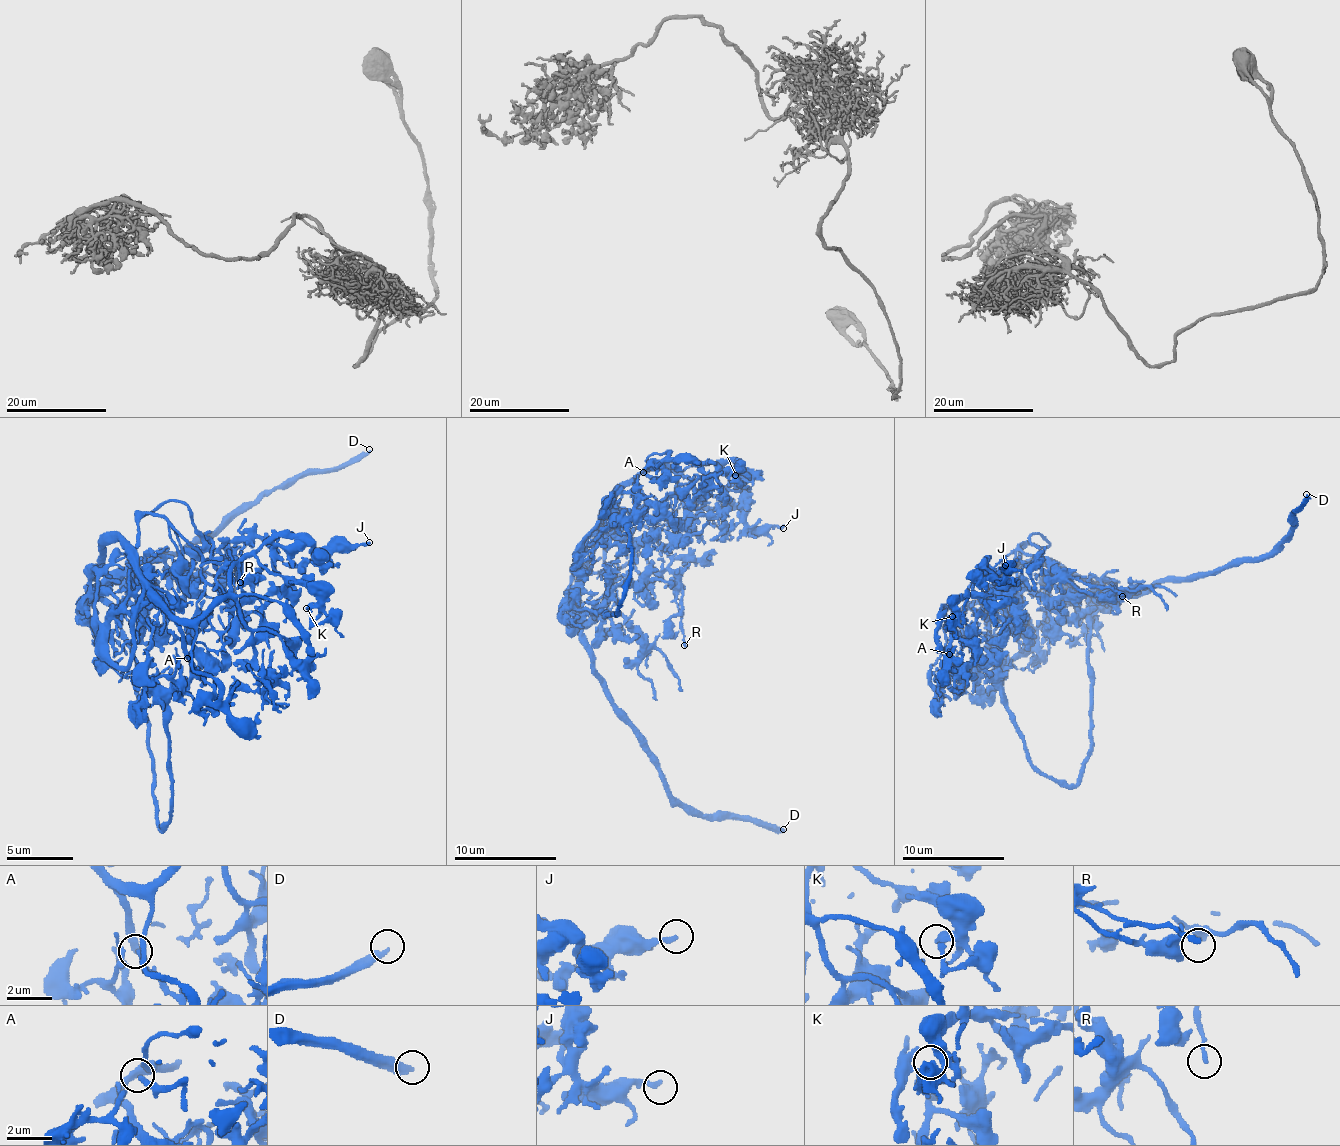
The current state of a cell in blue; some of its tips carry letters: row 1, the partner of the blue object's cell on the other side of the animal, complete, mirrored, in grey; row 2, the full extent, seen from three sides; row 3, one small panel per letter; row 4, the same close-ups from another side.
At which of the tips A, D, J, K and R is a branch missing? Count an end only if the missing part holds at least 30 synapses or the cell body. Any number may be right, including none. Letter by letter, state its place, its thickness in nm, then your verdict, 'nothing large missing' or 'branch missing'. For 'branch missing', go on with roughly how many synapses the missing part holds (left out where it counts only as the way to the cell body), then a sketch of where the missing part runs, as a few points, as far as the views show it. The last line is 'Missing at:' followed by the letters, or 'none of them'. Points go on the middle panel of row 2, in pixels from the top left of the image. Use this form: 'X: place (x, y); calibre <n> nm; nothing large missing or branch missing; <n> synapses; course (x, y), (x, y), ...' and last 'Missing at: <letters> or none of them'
A: place (643, 472); calibre 120 nm; nothing large missing
D: place (783, 829); calibre 320 nm; branch missing; 2500 synapses
J: place (783, 528); calibre 200 nm; nothing large missing
K: place (735, 475); calibre 160 nm; nothing large missing
R: place (684, 645); calibre 190 nm; nothing large missing
Missing at: D

